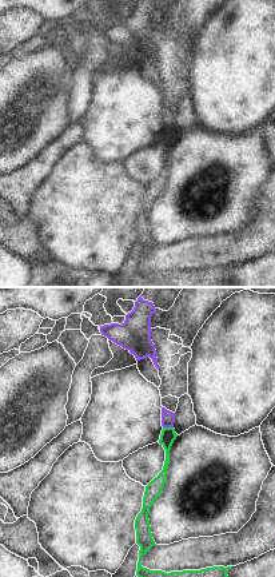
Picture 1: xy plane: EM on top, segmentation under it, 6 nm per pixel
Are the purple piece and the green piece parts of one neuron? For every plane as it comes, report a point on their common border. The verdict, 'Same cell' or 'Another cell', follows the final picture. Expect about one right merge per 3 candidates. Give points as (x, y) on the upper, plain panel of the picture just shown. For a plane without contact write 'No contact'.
Touches purple at (168, 127)

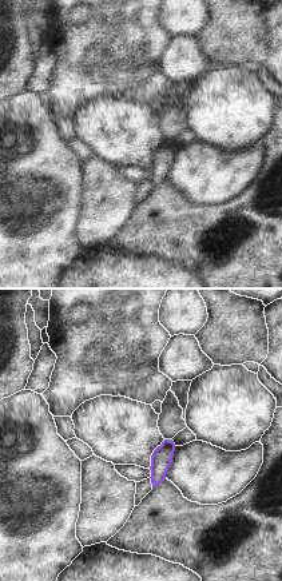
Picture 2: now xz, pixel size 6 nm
Touches purple at (170, 142)

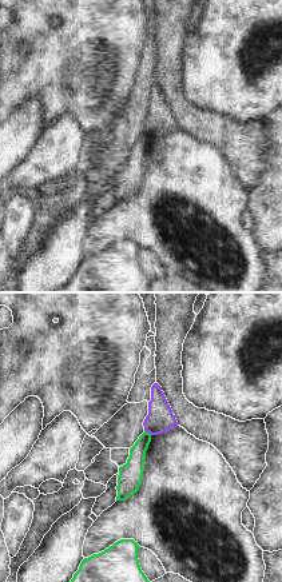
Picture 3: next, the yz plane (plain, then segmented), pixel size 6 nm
Touches purple at (149, 132)

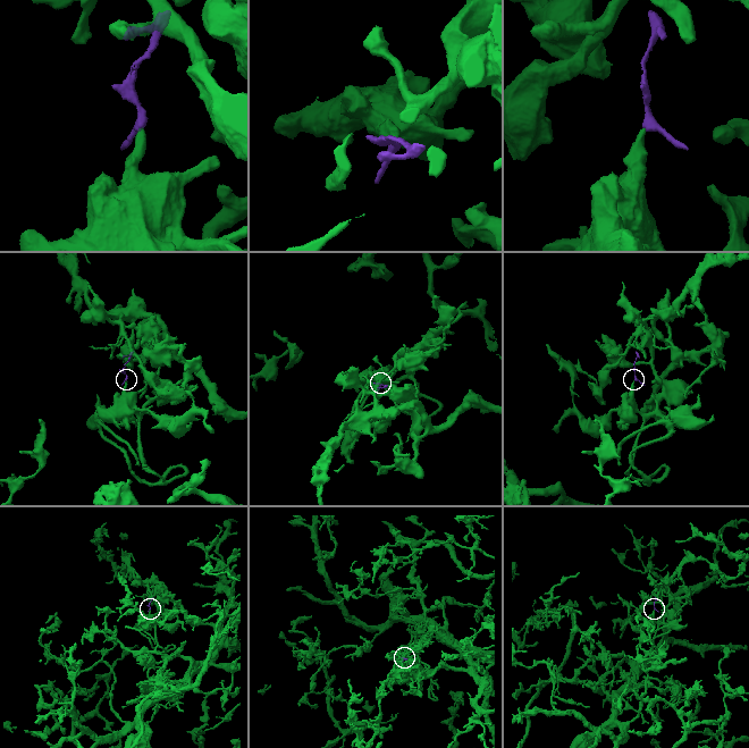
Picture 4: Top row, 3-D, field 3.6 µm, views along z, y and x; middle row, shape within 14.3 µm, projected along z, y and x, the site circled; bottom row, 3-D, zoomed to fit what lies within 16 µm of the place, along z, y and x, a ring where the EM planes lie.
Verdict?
Another cell

